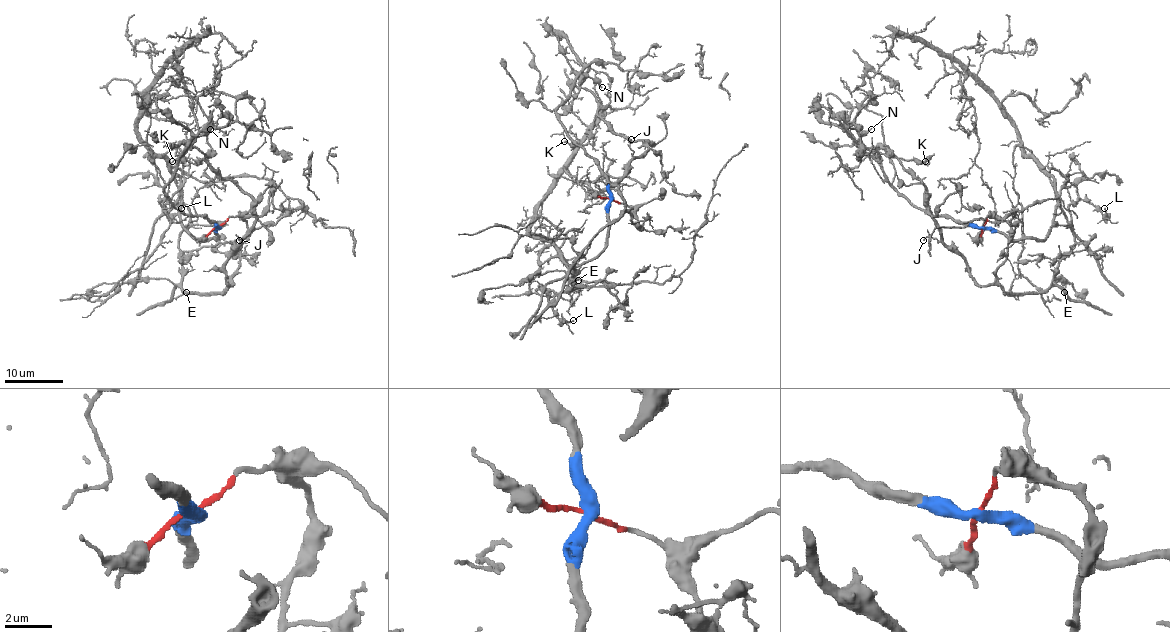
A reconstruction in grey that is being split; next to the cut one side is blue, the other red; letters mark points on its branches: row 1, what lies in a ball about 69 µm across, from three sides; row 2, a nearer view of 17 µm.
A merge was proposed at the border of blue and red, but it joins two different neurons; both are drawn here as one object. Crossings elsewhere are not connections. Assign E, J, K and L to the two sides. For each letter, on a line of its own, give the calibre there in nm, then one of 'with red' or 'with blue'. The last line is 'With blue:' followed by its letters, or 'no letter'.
E: calibre 90 nm; with red
J: calibre 130 nm; with red
K: calibre 170 nm; with red
L: calibre 150 nm; with red
With blue: no letter

